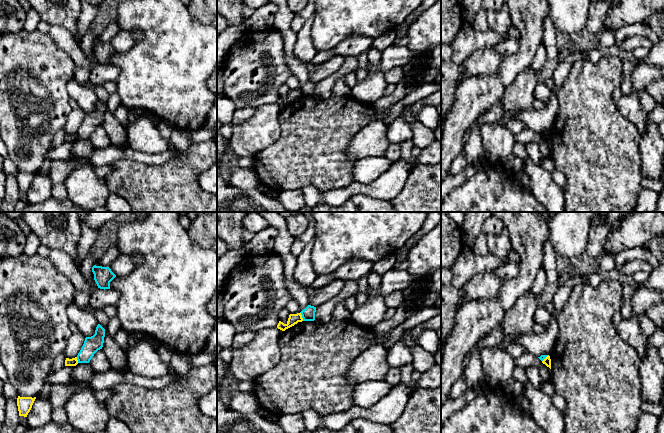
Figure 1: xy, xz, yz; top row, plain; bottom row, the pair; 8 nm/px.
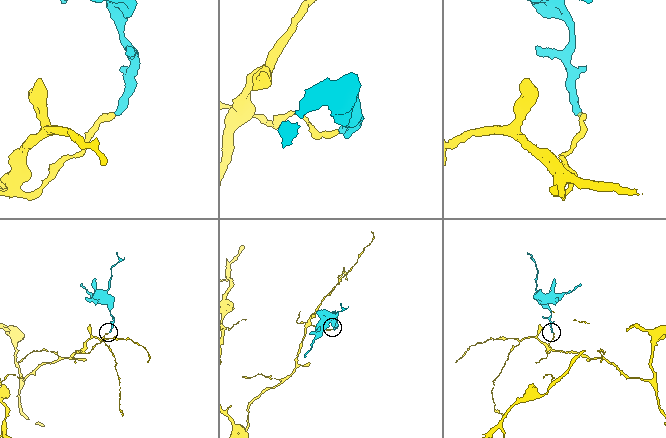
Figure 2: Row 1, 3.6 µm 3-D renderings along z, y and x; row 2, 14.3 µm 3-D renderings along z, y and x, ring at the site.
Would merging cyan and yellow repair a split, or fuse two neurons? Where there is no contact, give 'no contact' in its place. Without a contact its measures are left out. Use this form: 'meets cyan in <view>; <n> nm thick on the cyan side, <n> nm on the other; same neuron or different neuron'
meets cyan in xz; 110 nm thick on the cyan side, 90 nm on the other; different neuron

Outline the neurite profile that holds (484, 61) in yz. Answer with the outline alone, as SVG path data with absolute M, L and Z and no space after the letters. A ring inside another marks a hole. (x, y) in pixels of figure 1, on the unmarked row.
M496 44L479 48L462 62L465 69L459 85L467 78L486 76L498 71L505 56L497 52L495 46Z

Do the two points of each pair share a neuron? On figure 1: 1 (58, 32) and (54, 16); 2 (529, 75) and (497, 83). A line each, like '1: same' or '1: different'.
1: different
2: different

